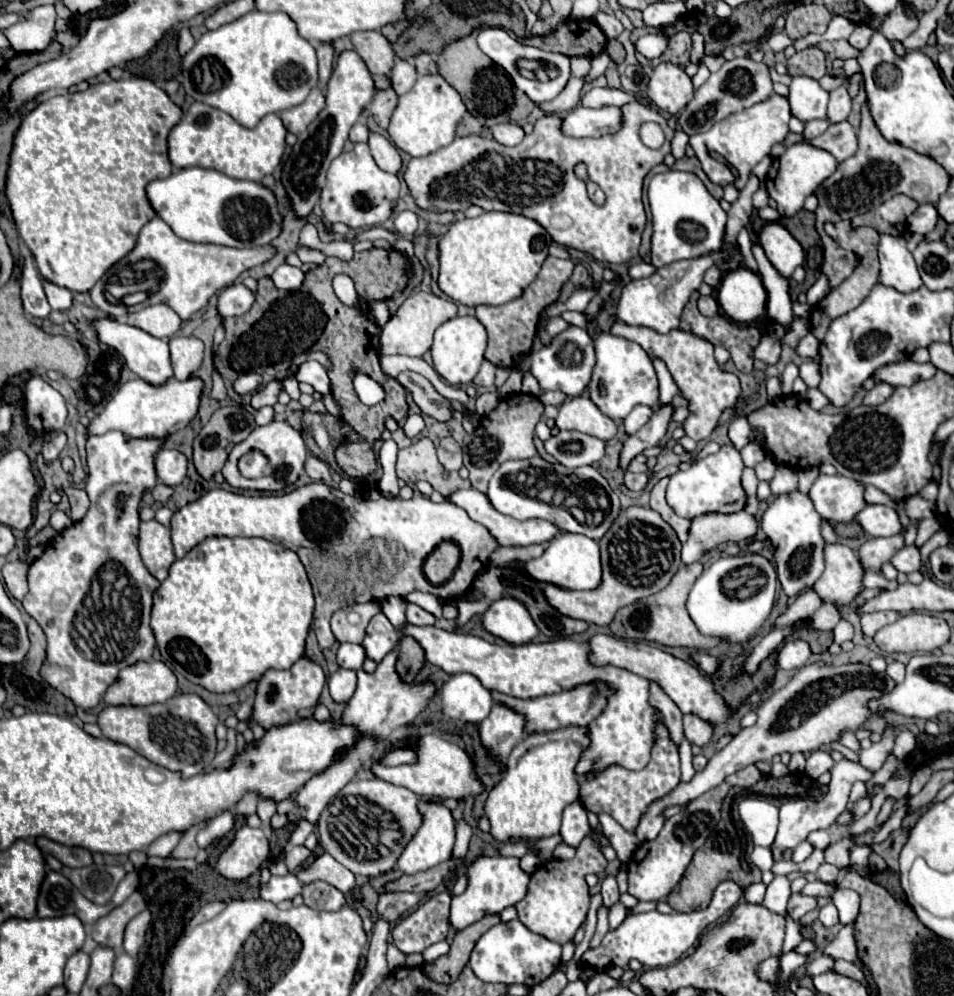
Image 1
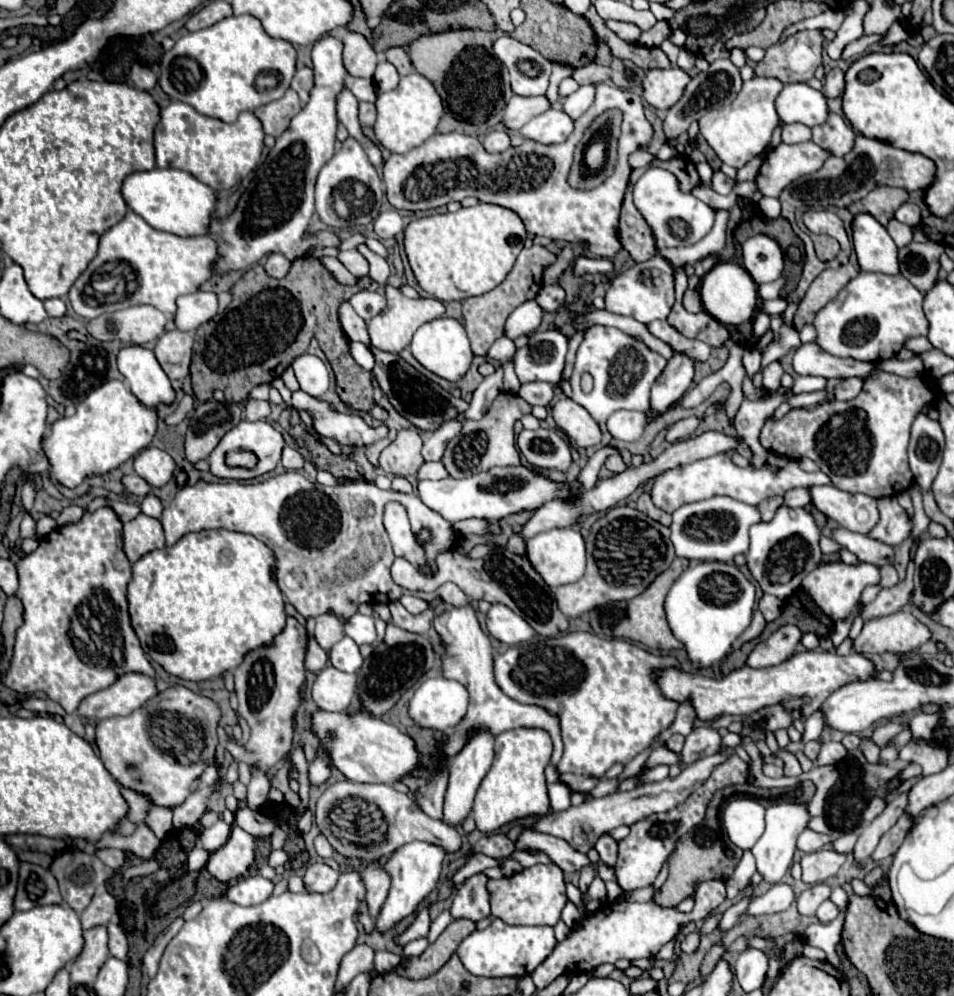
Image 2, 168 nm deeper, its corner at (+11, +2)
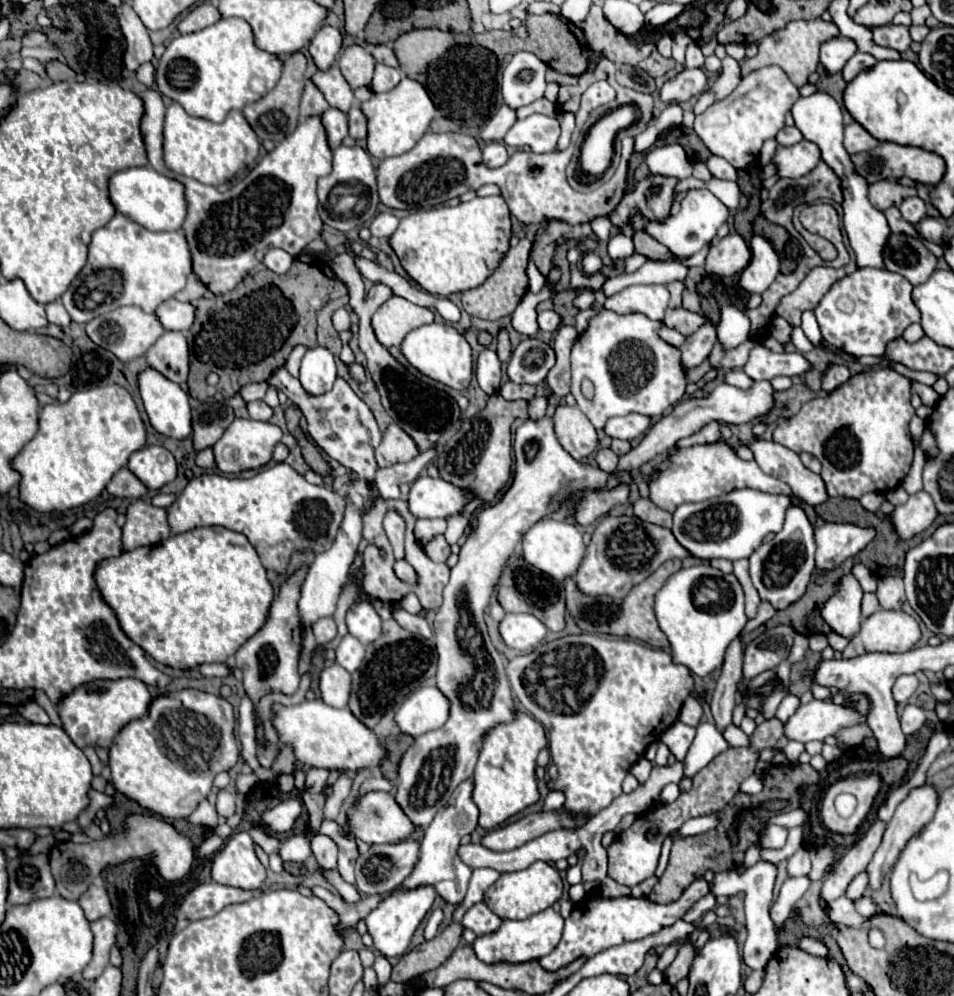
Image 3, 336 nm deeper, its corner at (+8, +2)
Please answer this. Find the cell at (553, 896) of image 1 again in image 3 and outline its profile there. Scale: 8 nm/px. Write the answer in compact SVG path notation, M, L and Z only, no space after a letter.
M533 862L529 868L519 872L501 872L499 880L487 888L483 902L503 920L505 918L523 920L529 918L531 914L537 914L553 906L553 902L557 902L561 894L563 894L563 882L557 868L553 868L547 862Z

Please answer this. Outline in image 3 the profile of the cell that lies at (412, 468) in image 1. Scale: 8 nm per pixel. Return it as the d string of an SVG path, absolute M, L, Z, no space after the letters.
M389 424L387 430L383 432L381 444L375 448L375 460L377 464L391 466L397 462L409 462L419 454L415 442L411 436L407 436L397 424Z

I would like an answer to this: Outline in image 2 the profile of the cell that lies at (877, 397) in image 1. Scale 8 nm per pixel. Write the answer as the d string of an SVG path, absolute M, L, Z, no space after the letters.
M846 378L842 380L836 390L834 390L834 396L836 400L850 400L850 398L856 398L860 392L862 392L862 386L864 382L860 378Z

